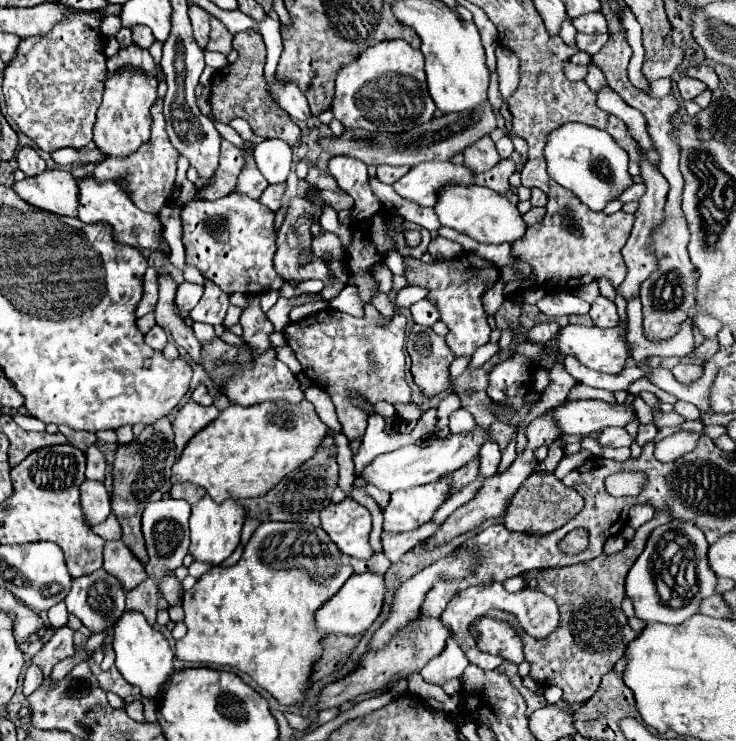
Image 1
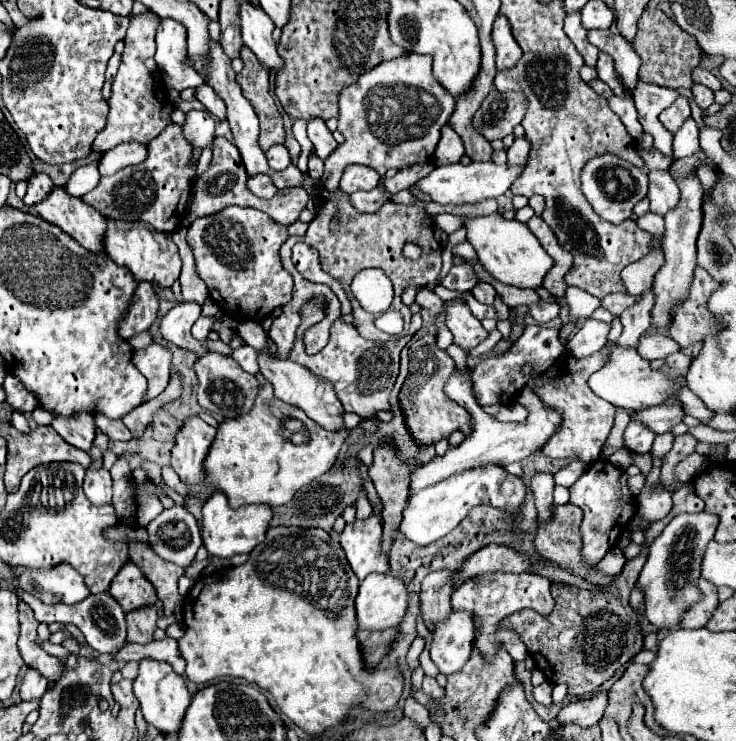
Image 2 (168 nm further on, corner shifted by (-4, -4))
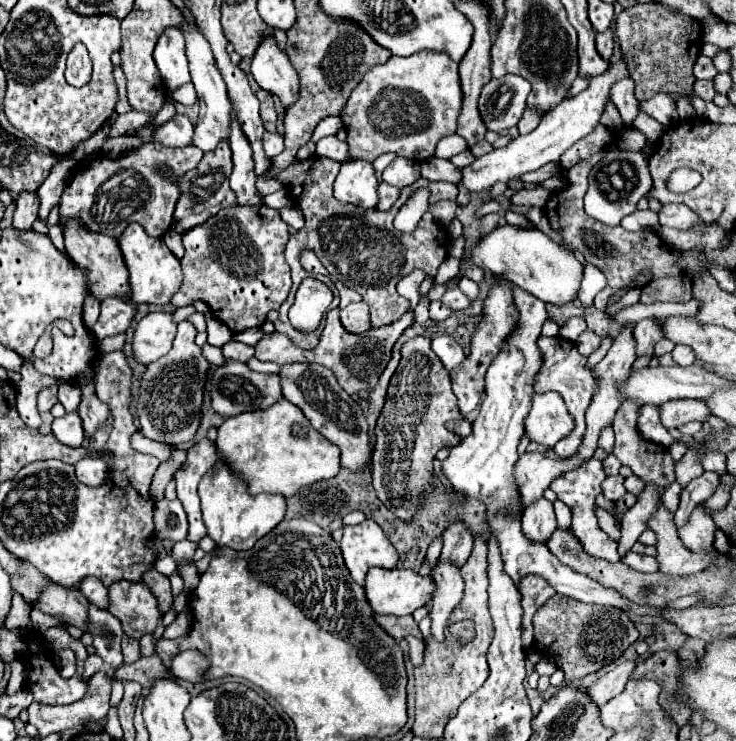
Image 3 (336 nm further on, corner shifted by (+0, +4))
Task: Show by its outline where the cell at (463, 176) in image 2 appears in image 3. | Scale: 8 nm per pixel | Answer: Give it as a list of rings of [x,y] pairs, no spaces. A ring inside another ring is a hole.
[[[619,60],[617,64],[611,64],[611,68],[607,72],[603,72],[591,80],[587,90],[583,90],[581,94],[577,94],[573,98],[563,100],[559,106],[555,106],[551,112],[547,112],[533,132],[529,132],[527,136],[519,136],[519,138],[511,140],[505,148],[497,148],[485,156],[479,156],[469,166],[461,168],[461,184],[471,192],[483,192],[483,190],[489,190],[491,186],[495,186],[497,182],[509,182],[511,178],[533,172],[547,162],[557,162],[559,156],[567,148],[571,148],[577,140],[587,136],[597,126],[597,122],[603,114],[603,108],[609,100],[611,84],[627,74],[629,74],[629,68],[623,60]]]

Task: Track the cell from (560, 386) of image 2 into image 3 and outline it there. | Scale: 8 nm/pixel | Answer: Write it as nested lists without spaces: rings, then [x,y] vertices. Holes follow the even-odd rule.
[[[541,336],[537,340],[537,346],[541,350],[541,368],[539,368],[539,374],[535,374],[535,382],[533,382],[533,388],[535,392],[545,392],[545,390],[555,390],[563,396],[565,404],[567,404],[567,410],[569,414],[573,416],[575,420],[575,428],[571,430],[569,436],[561,438],[551,450],[559,456],[559,458],[571,458],[581,442],[583,442],[583,436],[585,436],[585,410],[587,406],[591,404],[593,400],[593,394],[595,394],[595,388],[599,384],[599,378],[595,376],[595,370],[587,366],[587,356],[579,354],[579,350],[575,348],[575,342],[569,342],[569,340],[563,340],[559,336],[555,338],[545,338]]]

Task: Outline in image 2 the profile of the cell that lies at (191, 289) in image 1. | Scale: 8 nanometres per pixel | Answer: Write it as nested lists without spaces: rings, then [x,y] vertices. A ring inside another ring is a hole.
[[[185,302],[185,304],[177,304],[175,308],[171,308],[165,318],[159,324],[161,336],[171,342],[177,348],[185,348],[195,352],[197,356],[203,356],[209,352],[207,346],[199,344],[193,336],[191,336],[191,326],[195,324],[195,320],[201,316],[201,306],[195,302]]]

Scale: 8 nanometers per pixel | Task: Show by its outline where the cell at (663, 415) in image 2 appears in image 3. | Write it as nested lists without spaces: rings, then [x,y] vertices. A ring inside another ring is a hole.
[[[669,400],[659,406],[661,412],[661,424],[665,428],[679,428],[689,420],[699,420],[705,422],[705,418],[711,414],[711,410],[705,406],[703,400]]]

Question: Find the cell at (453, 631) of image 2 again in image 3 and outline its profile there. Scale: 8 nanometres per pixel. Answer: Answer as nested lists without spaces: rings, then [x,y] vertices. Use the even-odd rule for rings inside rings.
[[[437,562],[435,568],[435,592],[431,600],[431,634],[437,642],[445,642],[445,628],[449,624],[449,616],[457,608],[463,598],[463,578],[459,568]]]

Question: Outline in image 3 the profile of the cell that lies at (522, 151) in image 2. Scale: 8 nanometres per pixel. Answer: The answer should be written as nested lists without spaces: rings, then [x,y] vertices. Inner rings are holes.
[[[525,110],[525,112],[523,112],[523,118],[521,118],[521,120],[519,120],[519,124],[517,124],[519,134],[529,134],[531,130],[535,130],[535,128],[537,128],[537,124],[539,124],[539,120],[541,120],[539,112]]]

